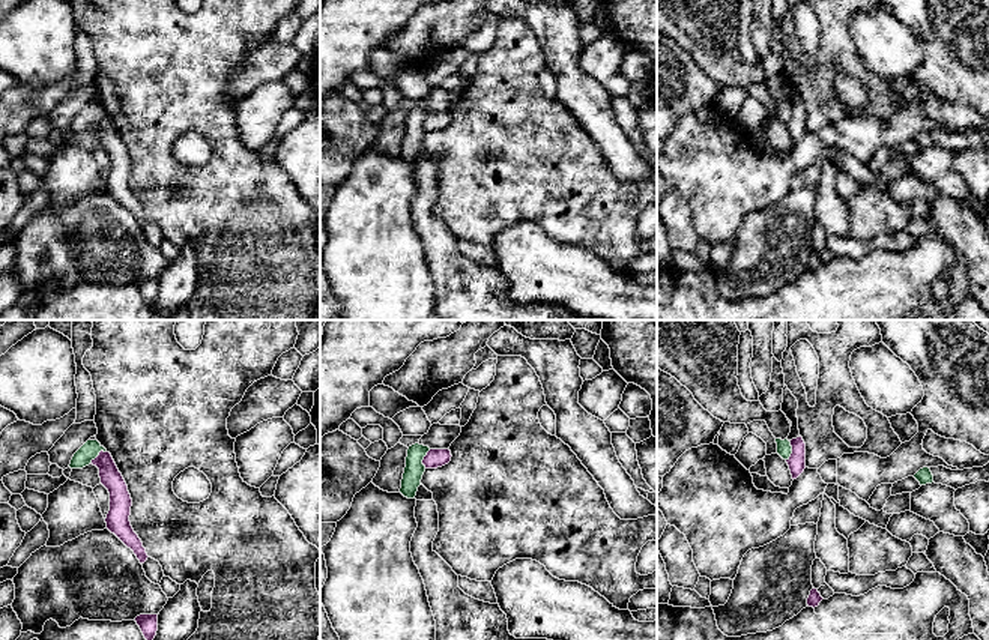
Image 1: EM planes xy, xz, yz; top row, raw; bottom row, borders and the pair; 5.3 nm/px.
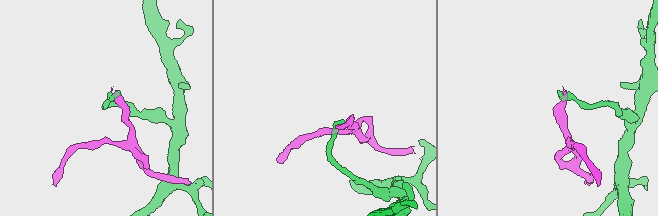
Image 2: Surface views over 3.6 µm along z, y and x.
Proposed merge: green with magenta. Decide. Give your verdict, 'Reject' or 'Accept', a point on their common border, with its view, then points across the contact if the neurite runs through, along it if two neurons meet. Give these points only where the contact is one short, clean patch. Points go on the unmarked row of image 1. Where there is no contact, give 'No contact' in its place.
Reject. Touches green at yz (791, 114). Boundary: yz (788, 104), (791, 119), (786, 123)

